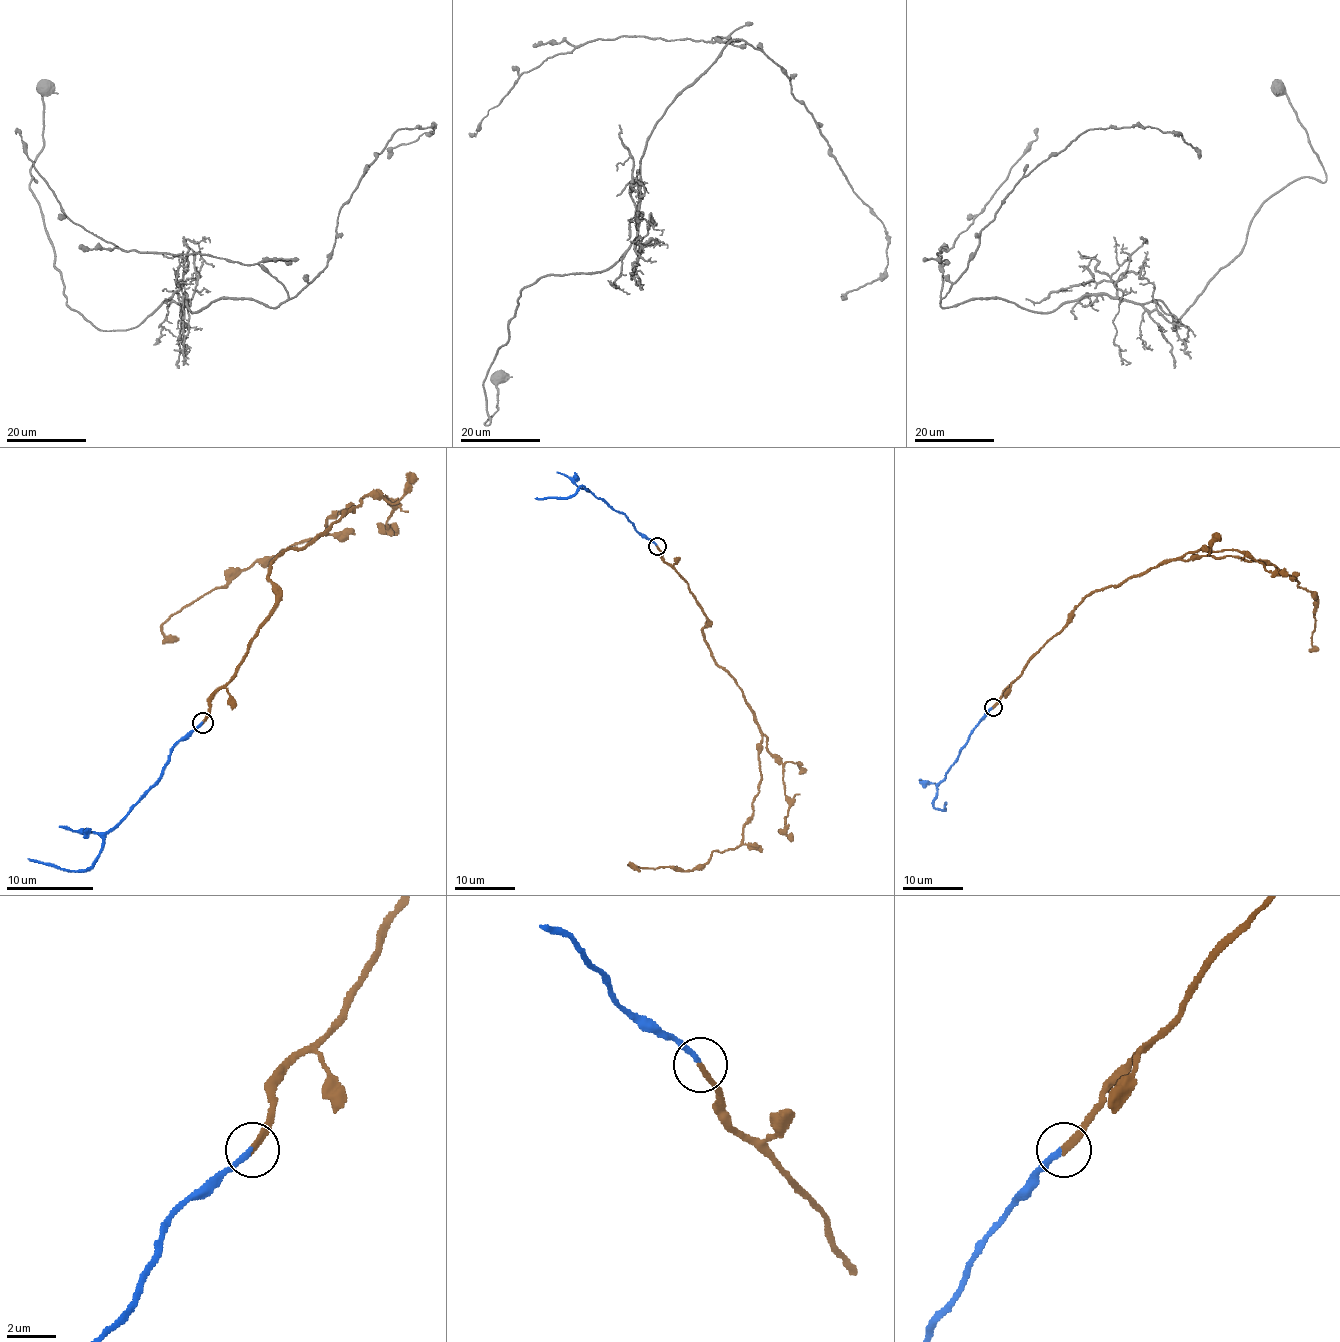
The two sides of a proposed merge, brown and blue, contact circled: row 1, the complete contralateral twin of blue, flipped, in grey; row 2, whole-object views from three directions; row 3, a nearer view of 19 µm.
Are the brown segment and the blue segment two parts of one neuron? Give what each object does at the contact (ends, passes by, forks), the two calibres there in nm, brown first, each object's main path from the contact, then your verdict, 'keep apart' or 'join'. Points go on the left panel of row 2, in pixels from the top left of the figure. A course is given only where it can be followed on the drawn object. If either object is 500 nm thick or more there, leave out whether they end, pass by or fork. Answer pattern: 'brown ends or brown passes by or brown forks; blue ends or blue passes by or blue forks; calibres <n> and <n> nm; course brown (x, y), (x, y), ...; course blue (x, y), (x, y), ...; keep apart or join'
brown ends; blue ends; calibres 240 and 220 nm; course brown (203, 722), (273, 609), (273, 563), (353, 505), (314, 539), (257, 559), (181, 607), (162, 626), (179, 639); course blue (203, 722), (173, 748), (162, 779), (105, 835), (103, 850), (92, 866), (73, 870), (27, 859); join

